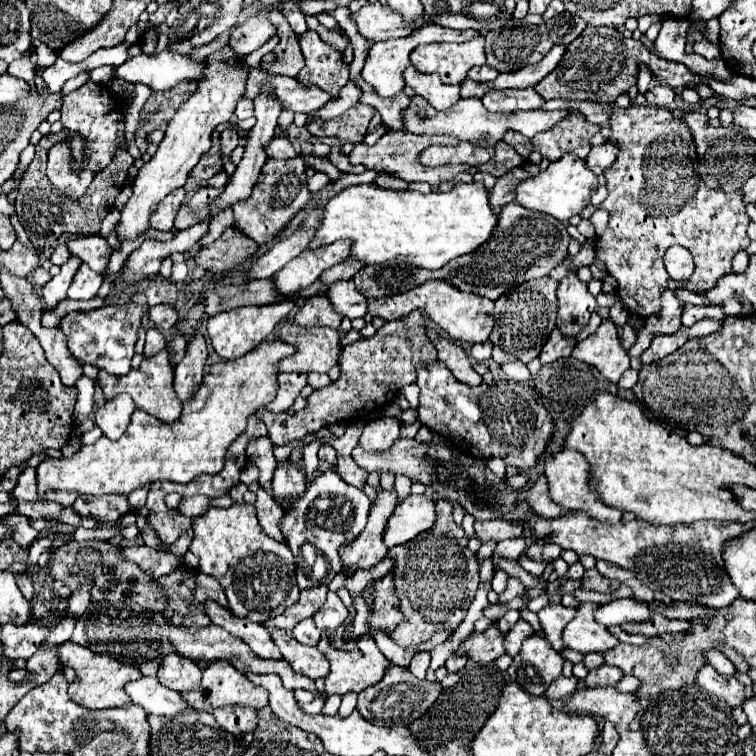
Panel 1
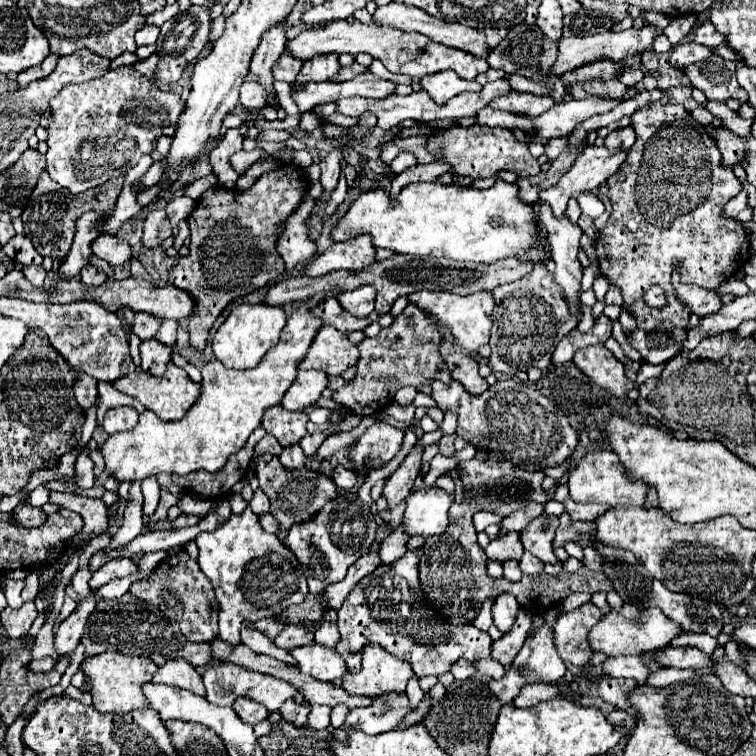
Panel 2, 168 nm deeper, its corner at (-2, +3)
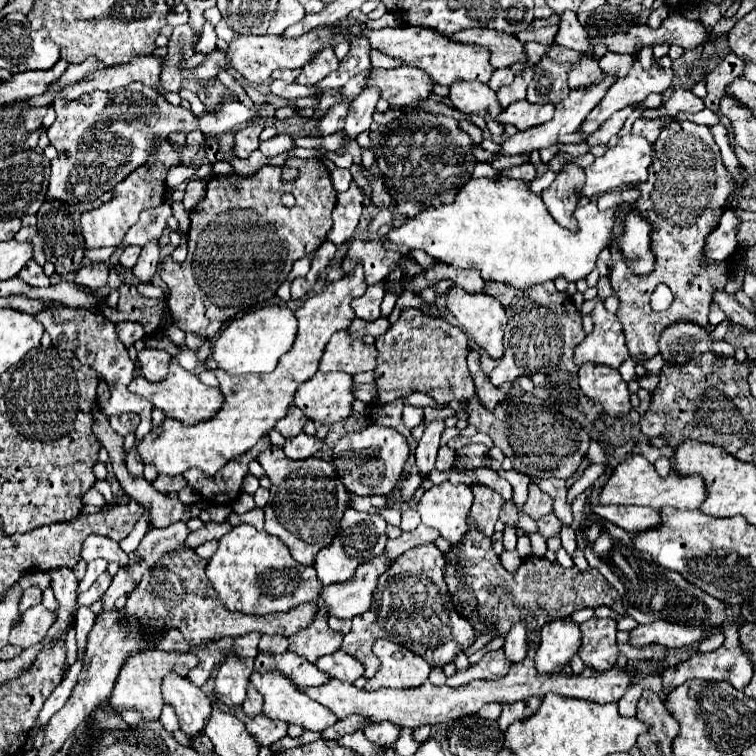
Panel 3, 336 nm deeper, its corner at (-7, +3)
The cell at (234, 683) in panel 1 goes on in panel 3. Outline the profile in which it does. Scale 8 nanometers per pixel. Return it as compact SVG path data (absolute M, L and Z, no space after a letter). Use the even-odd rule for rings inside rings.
M253 673L253 687L263 695L263 715L269 719L295 723L307 731L323 731L323 727L337 721L333 711L323 707L319 701L309 699L297 687L291 687L291 683L279 679L279 675Z

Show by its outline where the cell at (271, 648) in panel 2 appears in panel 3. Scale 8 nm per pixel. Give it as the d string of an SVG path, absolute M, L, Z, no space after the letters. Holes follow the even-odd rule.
M285 651L281 655L257 655L255 657L255 671L257 673L281 673L297 687L321 687L325 685L331 675L319 671L301 655Z

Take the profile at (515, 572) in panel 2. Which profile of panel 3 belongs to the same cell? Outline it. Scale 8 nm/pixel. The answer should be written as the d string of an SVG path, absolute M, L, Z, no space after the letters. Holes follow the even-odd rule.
M503 551L501 553L501 563L507 571L515 571L515 567L519 567L519 563L521 563L521 557L519 557L517 551Z

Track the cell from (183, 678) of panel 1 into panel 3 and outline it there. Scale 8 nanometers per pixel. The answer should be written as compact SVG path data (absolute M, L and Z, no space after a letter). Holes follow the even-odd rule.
M167 675L161 689L165 703L169 703L175 711L179 729L185 733L185 737L199 737L207 725L207 719L211 717L211 703L207 695L189 679L183 679L179 675Z

